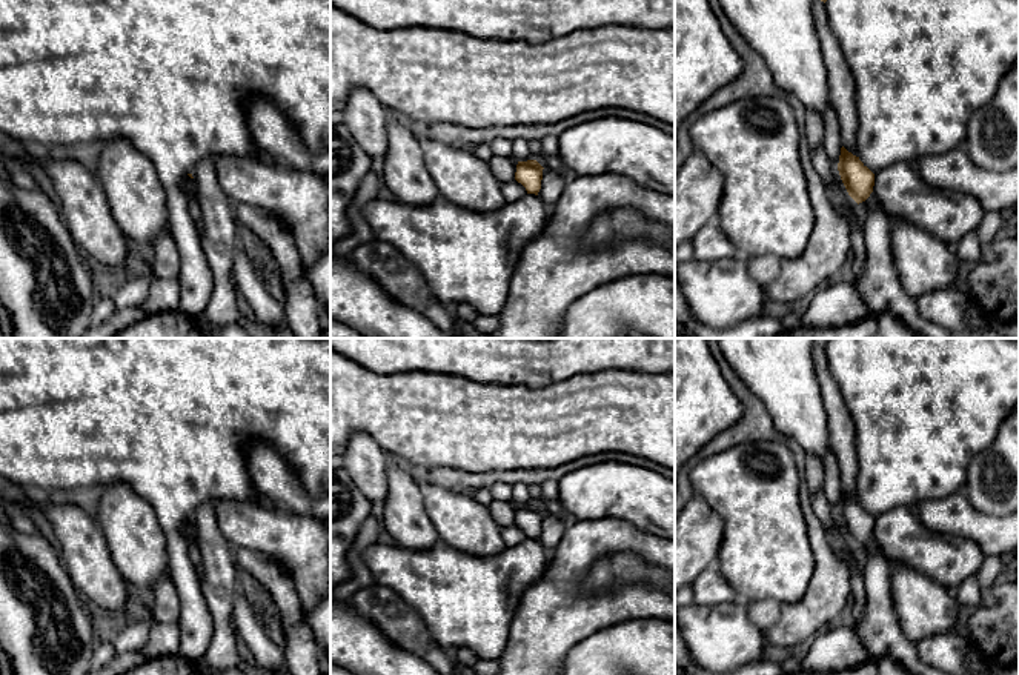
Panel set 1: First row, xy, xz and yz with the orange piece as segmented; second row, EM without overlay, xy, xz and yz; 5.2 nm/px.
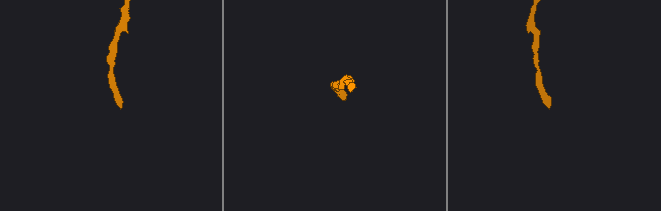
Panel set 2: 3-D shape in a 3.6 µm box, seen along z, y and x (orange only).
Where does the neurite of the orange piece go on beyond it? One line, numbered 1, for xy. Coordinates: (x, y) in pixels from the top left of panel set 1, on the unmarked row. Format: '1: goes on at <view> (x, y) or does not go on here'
1: does not go on here

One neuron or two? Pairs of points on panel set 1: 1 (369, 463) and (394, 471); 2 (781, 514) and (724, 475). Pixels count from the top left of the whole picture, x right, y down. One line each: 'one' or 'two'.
1: two
2: one

